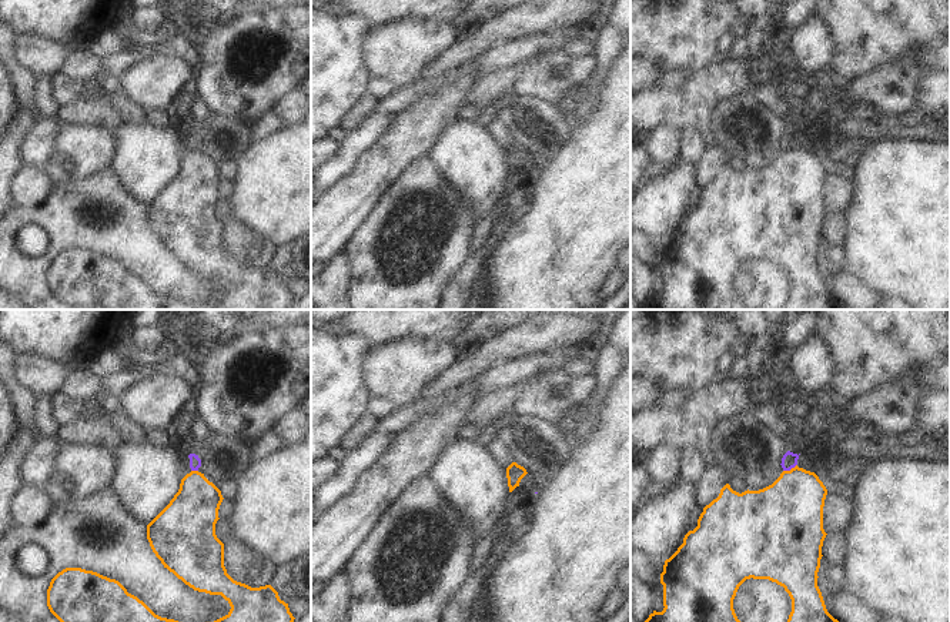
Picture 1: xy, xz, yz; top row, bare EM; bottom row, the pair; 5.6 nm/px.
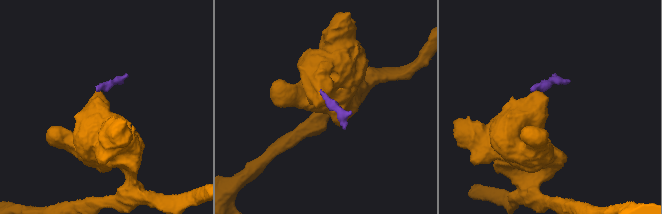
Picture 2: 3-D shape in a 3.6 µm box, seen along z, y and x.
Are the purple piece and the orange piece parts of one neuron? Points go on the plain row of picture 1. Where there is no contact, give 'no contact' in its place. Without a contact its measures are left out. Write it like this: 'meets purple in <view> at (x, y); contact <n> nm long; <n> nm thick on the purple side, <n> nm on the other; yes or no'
meets purple in yz at (789, 150); contact 90 nm long; 90 nm thick on the purple side, 380 nm on the other; no

